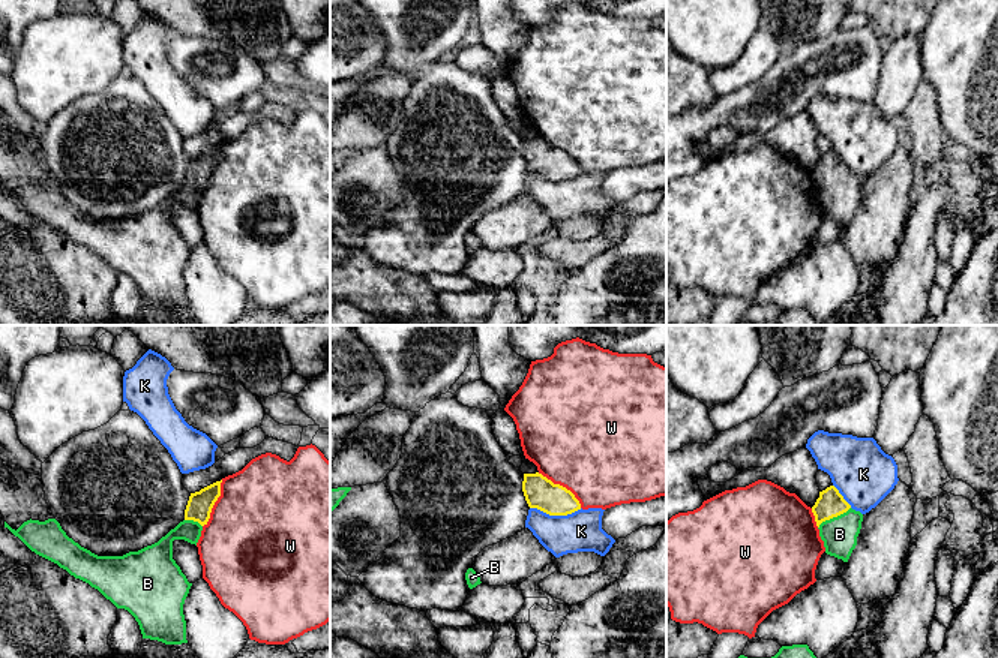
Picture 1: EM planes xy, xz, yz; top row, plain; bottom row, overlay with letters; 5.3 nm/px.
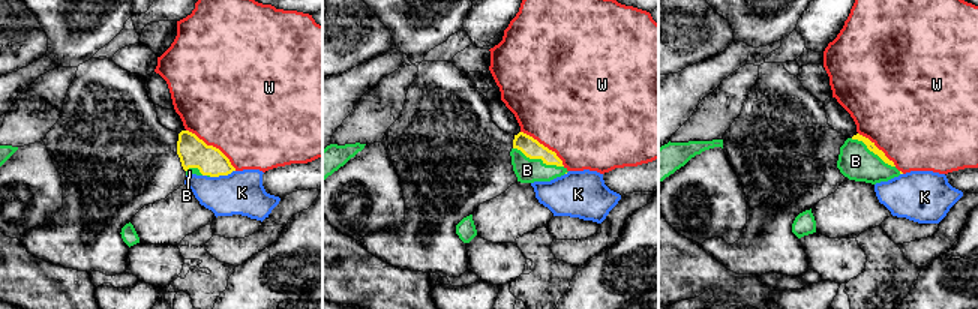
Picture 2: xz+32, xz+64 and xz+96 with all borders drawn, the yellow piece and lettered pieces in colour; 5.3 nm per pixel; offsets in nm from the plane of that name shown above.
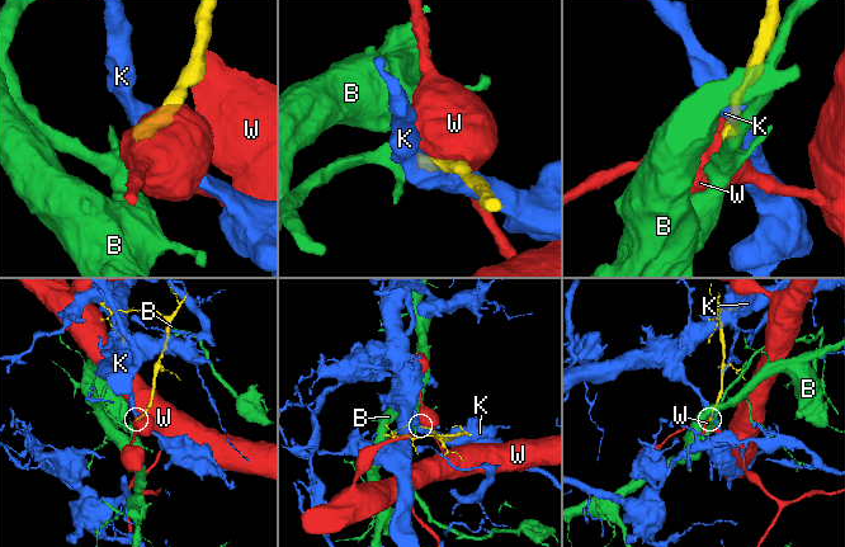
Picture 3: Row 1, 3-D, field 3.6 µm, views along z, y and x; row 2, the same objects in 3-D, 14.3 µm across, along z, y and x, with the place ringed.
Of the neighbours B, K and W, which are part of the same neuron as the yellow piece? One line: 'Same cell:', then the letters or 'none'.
Same cell: B

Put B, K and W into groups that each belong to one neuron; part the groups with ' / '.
B / K / W

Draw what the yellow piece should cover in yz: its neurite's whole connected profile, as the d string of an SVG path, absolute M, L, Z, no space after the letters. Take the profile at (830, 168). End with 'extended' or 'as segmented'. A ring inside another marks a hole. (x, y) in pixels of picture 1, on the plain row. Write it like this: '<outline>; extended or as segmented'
M834 150L819 156L812 171L825 217L848 226L857 210L863 178L851 172Z; extended

